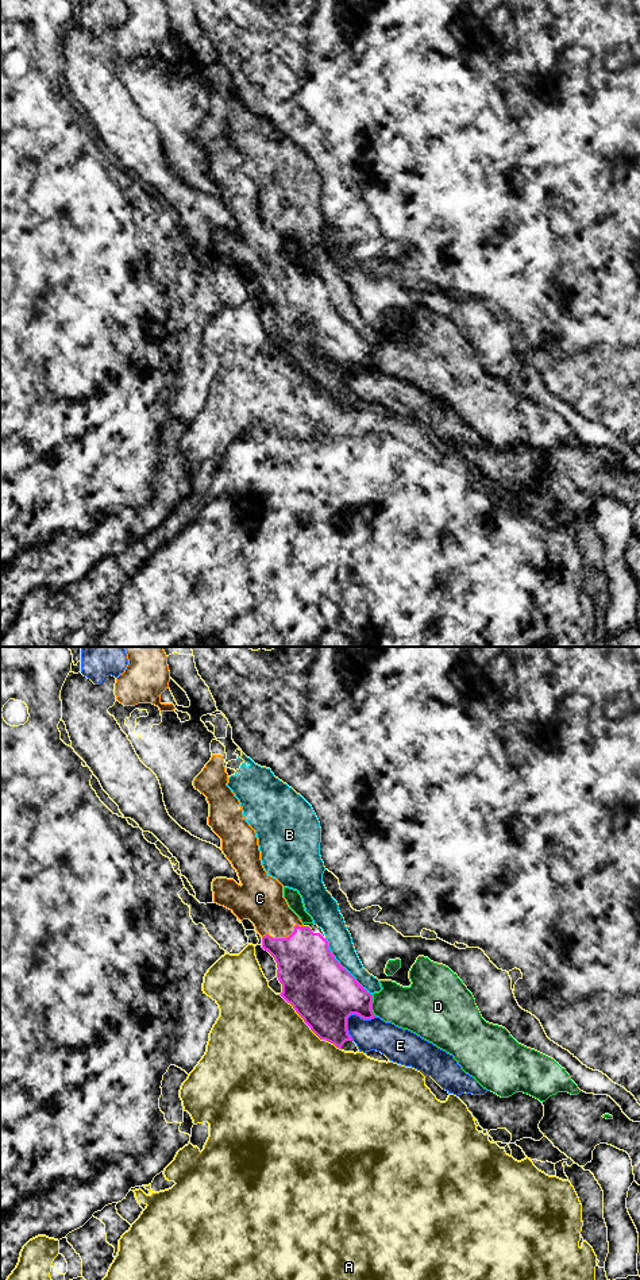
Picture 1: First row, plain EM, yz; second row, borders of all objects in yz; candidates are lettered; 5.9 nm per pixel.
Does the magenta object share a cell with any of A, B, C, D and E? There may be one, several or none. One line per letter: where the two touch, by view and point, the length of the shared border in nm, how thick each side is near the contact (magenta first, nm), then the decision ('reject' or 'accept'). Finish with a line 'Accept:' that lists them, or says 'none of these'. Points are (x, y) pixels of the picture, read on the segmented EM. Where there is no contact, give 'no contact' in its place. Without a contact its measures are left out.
A: meets magenta in yz at (308, 1025); contact 500 nm long; 400 nm thick on the magenta side, 500 nm on the other; reject
B: meets magenta in yz at (342, 967); contact 440 nm long; 400 nm thick on the magenta side, 140 nm on the other; reject
C: meets magenta in yz at (284, 939); contact 260 nm long; 360 nm thick on the magenta side, 260 nm on the other; accept
D: meets magenta in yz at (370, 1005); contact 140 nm long; 360 nm thick on the magenta side, 260 nm on the other; reject
E: meets magenta in yz at (350, 1014); contact 220 nm long; 400 nm thick on the magenta side, 190 nm on the other; reject
Accept: C

